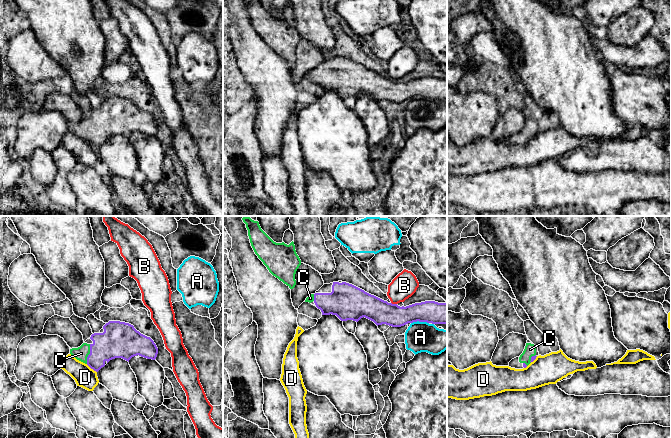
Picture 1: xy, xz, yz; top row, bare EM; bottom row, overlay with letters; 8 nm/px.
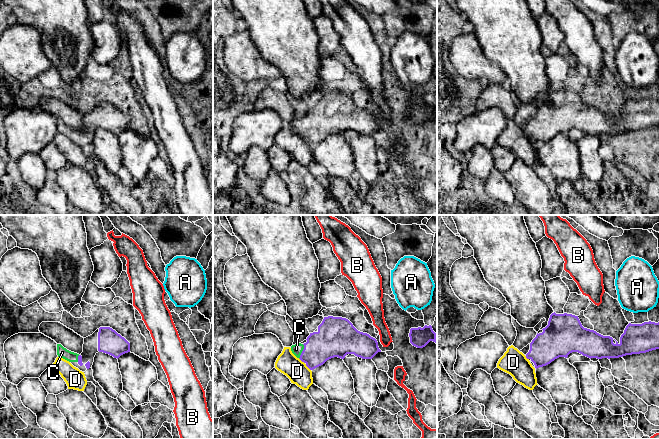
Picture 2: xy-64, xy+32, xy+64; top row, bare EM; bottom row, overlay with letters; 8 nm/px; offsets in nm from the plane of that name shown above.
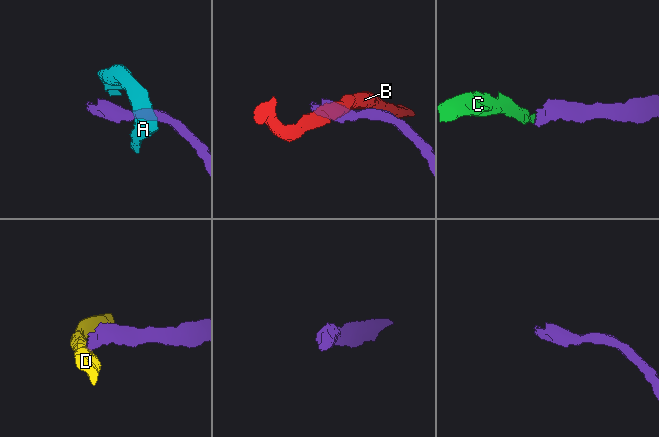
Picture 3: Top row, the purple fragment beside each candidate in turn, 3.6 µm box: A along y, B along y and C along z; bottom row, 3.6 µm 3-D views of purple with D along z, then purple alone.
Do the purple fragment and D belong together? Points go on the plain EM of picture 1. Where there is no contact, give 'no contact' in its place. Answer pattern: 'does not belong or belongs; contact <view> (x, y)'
does not belong; contact xy (91, 144)

